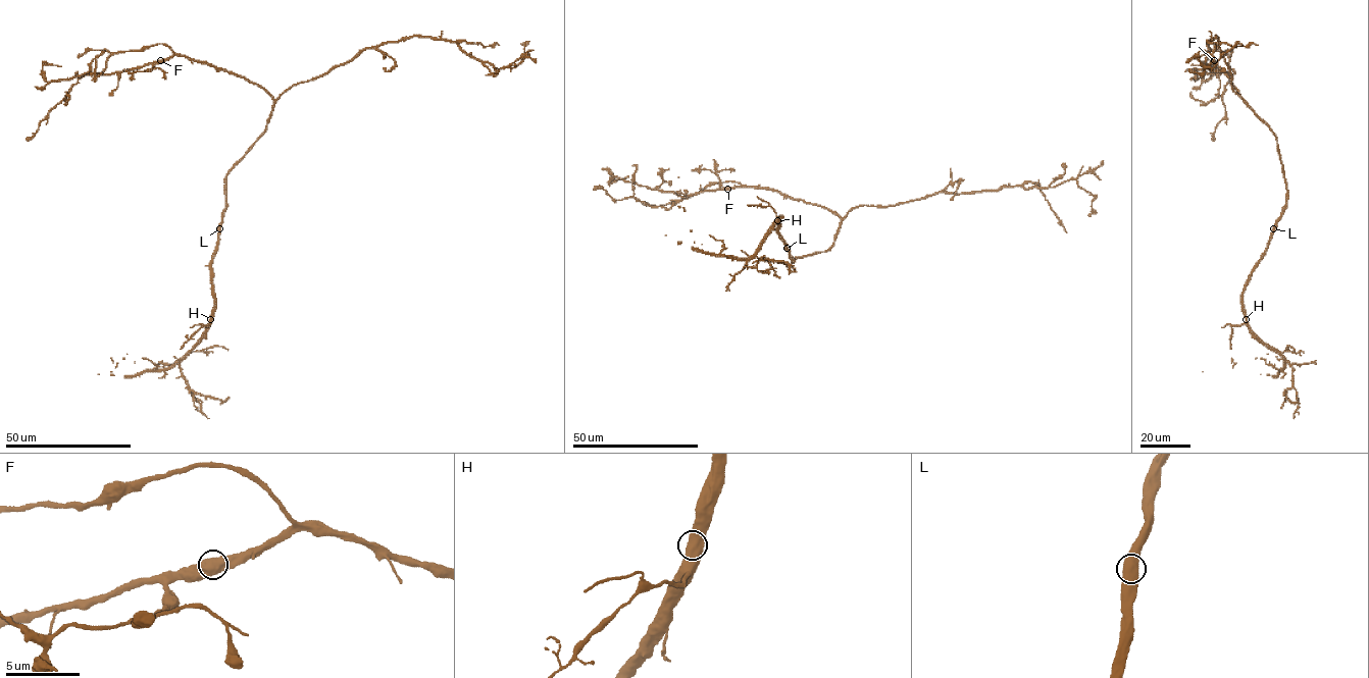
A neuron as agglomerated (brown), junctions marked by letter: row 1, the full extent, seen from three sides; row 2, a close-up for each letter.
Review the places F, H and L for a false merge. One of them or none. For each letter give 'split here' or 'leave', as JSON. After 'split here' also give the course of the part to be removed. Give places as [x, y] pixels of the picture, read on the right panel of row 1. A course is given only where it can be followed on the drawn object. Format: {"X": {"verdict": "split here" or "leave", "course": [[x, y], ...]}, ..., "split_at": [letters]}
{"F": {"verdict": "leave"}, "H": {"verdict": "leave"}, "L": {"verdict": "leave"}, "split_at": []}

